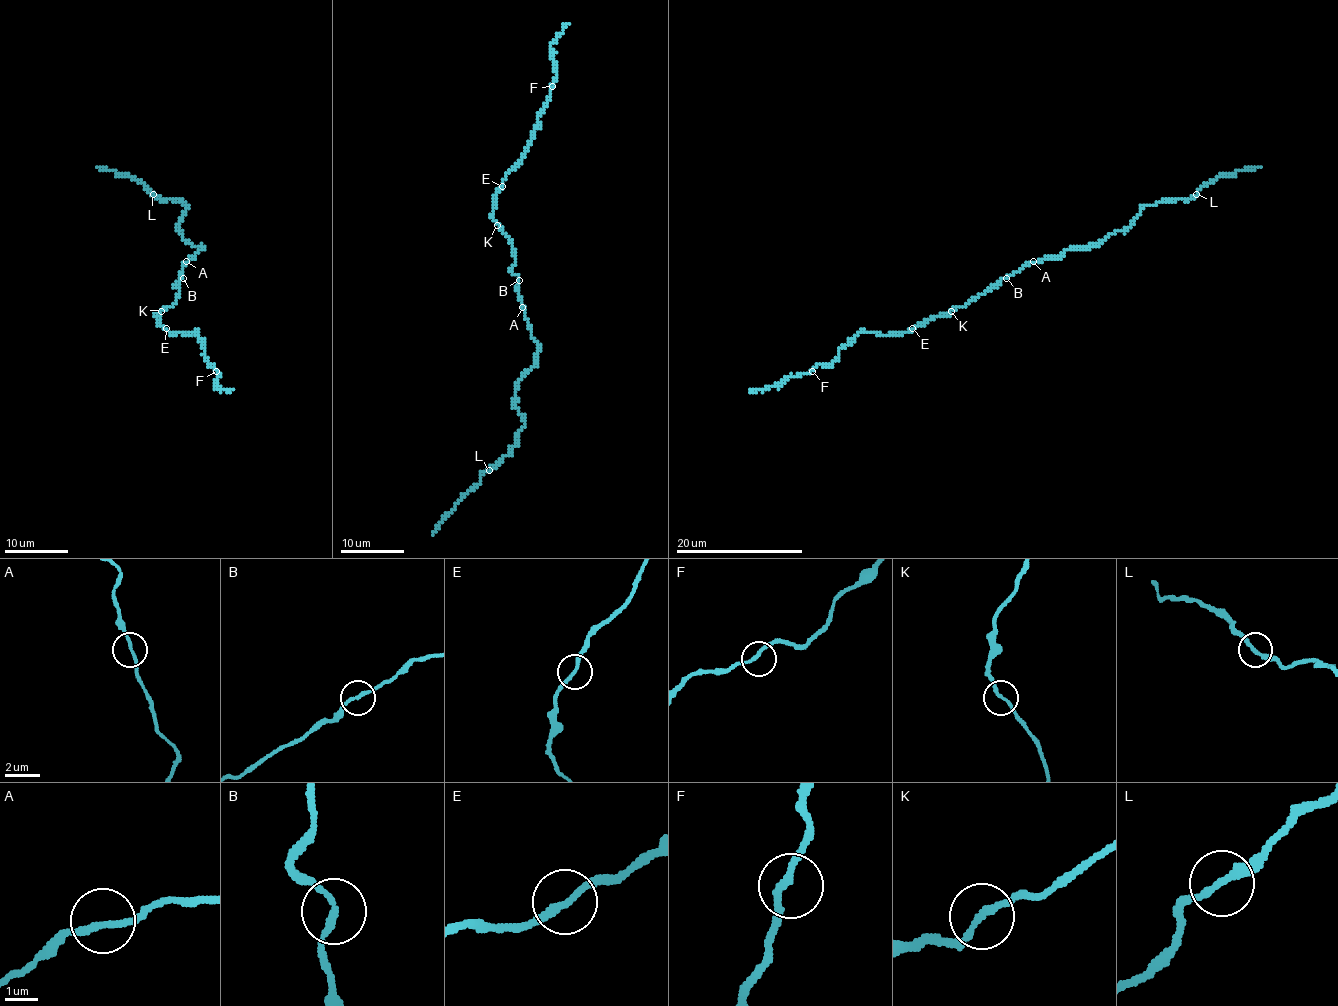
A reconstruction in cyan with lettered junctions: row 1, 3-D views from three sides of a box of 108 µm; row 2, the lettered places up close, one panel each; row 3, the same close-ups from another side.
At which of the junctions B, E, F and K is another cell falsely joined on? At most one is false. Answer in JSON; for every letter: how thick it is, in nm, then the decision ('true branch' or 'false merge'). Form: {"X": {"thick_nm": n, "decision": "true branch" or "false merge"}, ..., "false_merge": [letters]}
{"B": {"thick_nm": 190, "decision": "true branch"}, "E": {"thick_nm": 200, "decision": "true branch"}, "F": {"thick_nm": 200, "decision": "true branch"}, "K": {"thick_nm": 190, "decision": "true branch"}, "false_merge": []}

